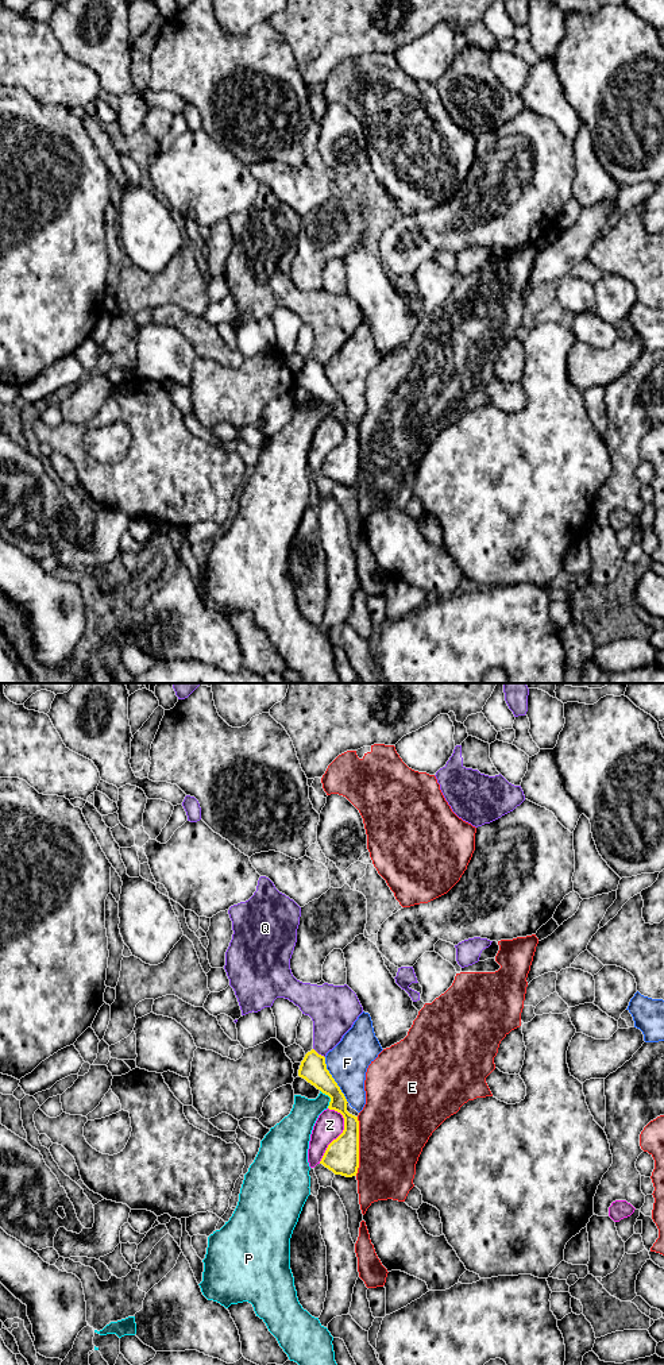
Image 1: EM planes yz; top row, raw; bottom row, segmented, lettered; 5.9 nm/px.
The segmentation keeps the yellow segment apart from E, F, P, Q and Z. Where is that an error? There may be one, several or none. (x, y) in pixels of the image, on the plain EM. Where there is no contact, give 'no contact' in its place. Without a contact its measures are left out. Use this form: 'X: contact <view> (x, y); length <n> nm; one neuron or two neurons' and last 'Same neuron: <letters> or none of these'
E: contact yz (358, 455); length 360 nm; two neurons
F: contact yz (334, 389); length 300 nm; two neurons
P: contact yz (329, 405); length 120 nm; two neurons
Q: contact yz (317, 362); length 90 nm; two neurons
Z: contact yz (342, 442); length 340 nm; two neurons
Same neuron: none of these

